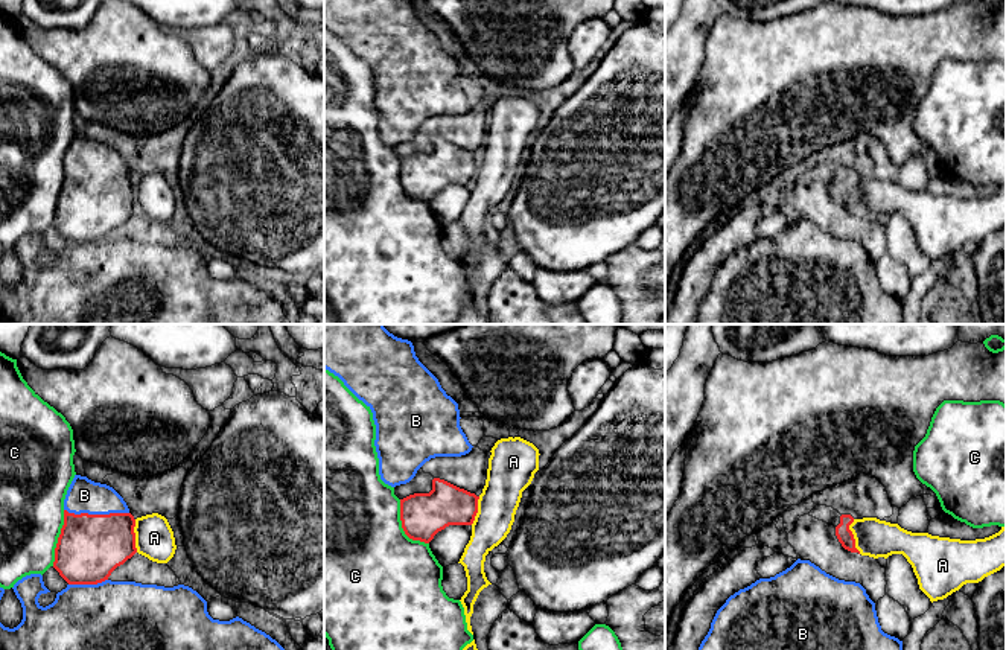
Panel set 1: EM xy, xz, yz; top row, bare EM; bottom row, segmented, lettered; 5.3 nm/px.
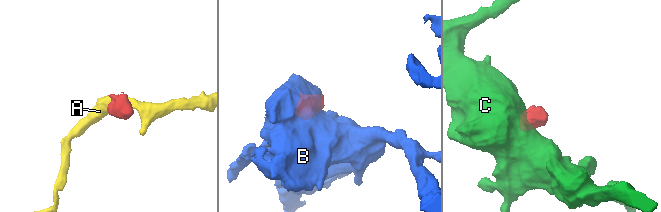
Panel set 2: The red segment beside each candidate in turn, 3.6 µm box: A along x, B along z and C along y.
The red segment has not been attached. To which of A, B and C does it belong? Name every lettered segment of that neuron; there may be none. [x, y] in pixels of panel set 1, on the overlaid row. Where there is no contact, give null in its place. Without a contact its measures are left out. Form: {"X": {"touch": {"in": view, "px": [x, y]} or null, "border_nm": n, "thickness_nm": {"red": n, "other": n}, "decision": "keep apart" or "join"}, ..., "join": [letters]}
{"A": {"touch": {"in": "yz", "px": [853, 536]}, "border_nm": 190, "thickness_nm": {"red": 90, "other": 200}, "decision": "keep apart"}, "B": {"touch": {"in": "xy", "px": [96, 515]}, "border_nm": 340, "thickness_nm": {"red": 360, "other": 180}, "decision": "join"}, "C": {"touch": {"in": "xz", "px": [402, 527]}, "border_nm": 280, "thickness_nm": {"red": 240, "other": 500}, "decision": "keep apart"}, "join": ["B"]}

